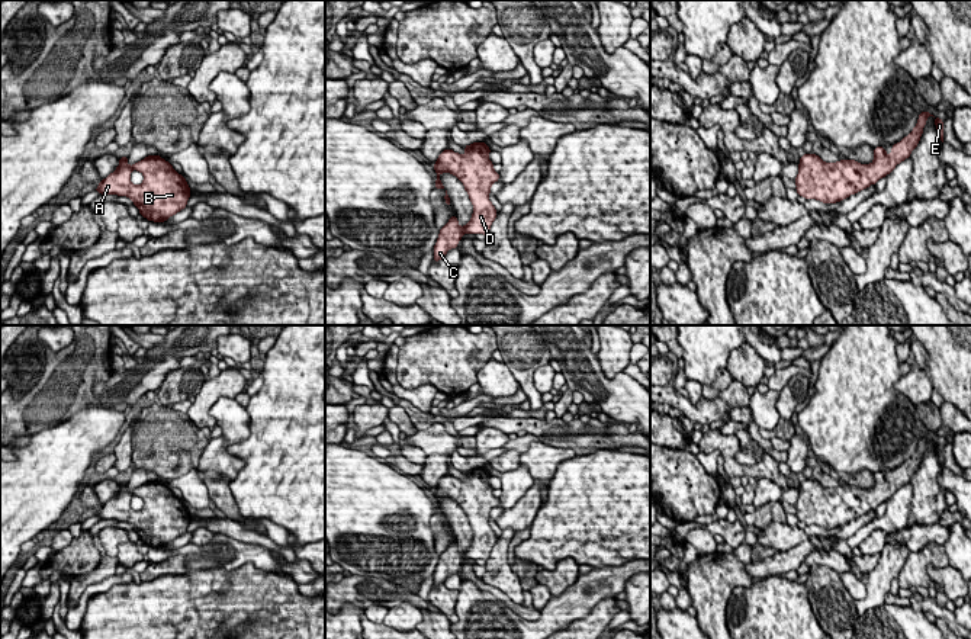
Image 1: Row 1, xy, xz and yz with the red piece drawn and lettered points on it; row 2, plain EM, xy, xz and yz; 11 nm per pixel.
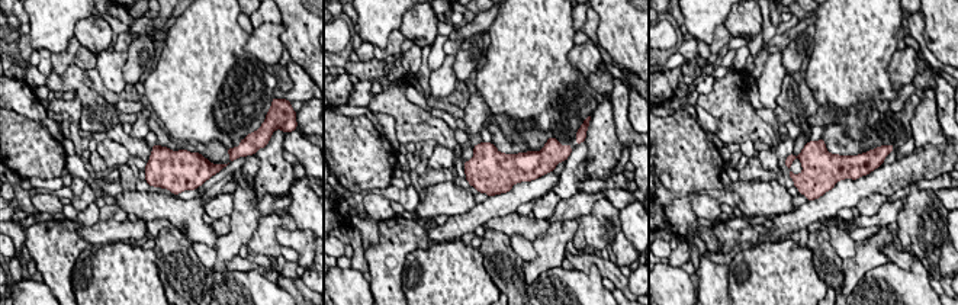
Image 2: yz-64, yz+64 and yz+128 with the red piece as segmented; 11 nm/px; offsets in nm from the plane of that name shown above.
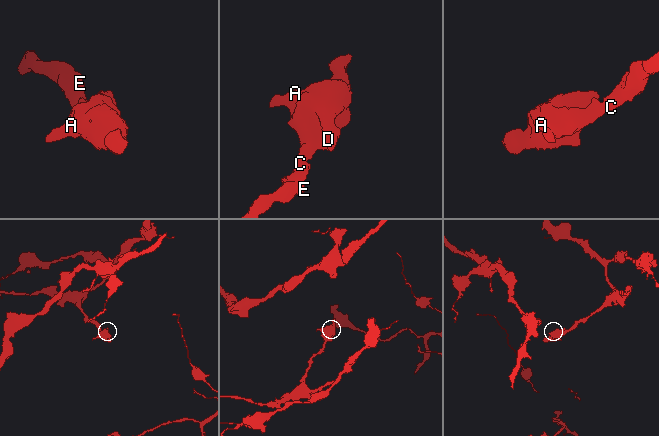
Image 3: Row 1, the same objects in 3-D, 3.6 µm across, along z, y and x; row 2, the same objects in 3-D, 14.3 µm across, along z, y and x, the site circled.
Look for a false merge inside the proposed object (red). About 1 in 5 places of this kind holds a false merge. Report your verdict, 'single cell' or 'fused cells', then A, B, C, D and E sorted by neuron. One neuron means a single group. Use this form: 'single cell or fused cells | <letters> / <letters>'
single cell | A B C D E

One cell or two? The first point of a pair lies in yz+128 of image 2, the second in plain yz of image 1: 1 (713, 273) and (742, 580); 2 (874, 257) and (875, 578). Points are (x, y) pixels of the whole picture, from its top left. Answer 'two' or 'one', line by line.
1: one
2: one

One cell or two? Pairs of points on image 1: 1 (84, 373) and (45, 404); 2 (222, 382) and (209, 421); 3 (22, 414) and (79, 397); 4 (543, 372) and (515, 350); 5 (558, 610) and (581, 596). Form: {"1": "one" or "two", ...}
{"1": "one", "2": "one", "3": "one", "4": "two", "5": "one"}

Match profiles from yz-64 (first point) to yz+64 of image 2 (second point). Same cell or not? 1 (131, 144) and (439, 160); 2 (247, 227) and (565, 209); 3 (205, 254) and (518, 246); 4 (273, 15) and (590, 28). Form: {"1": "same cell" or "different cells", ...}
{"1": "different cells", "2": "different cells", "3": "same cell", "4": "same cell"}

